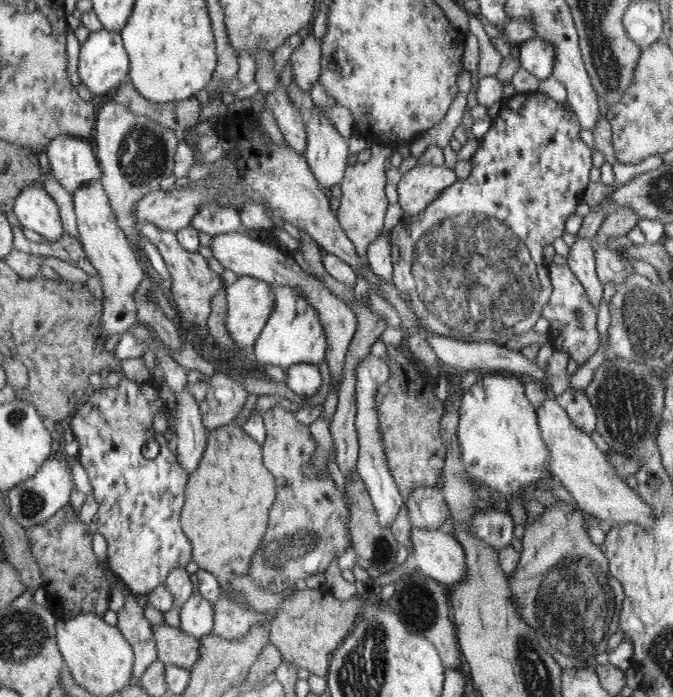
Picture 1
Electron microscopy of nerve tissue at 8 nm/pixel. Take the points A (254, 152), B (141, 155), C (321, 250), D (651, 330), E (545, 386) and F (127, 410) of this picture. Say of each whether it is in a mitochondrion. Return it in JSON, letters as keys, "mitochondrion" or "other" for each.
{"A":"other","B":"mitochondrion","C":"other","D":"mitochondrion","E":"other","F":"mitochondrion"}

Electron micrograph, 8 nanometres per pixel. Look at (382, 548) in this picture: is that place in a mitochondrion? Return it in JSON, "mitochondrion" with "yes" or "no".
{"mitochondrion":"yes"}

